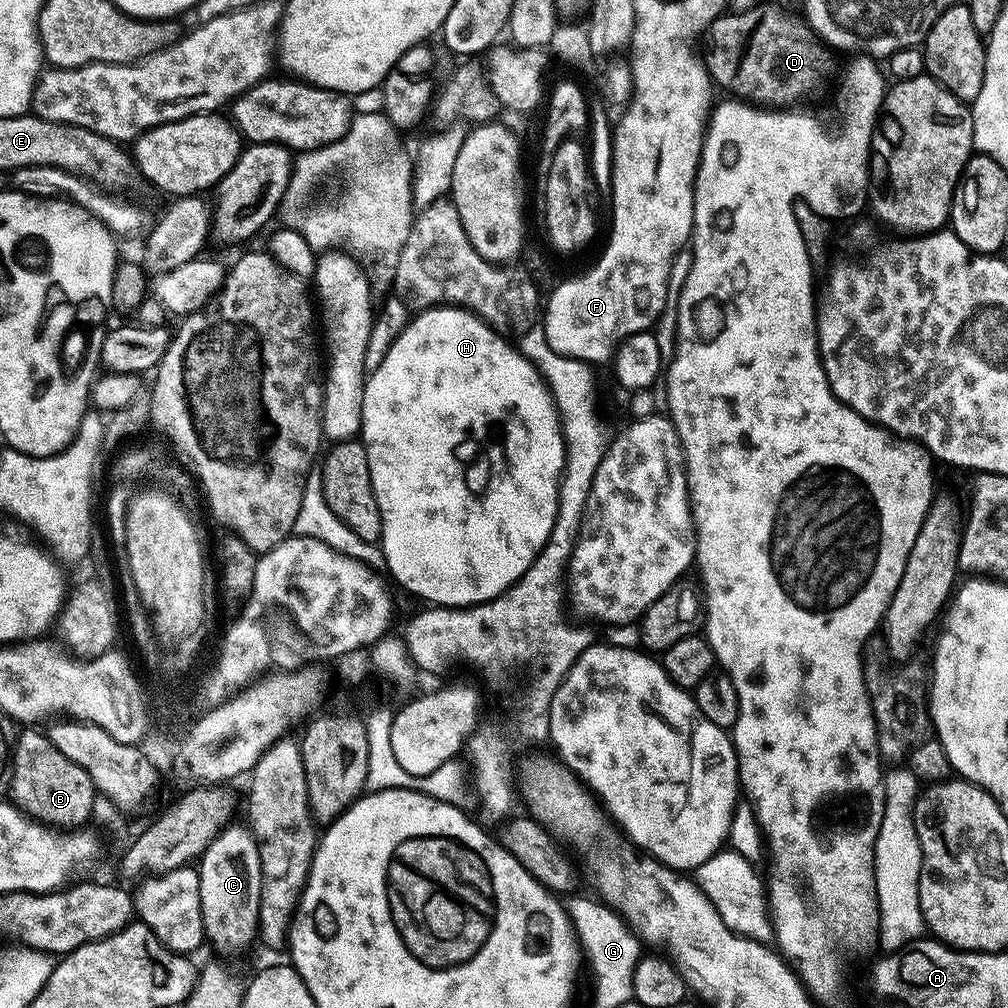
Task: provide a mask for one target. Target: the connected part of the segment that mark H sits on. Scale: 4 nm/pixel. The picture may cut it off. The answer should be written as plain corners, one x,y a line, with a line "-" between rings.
441,306
438,308
426,308
419,314
413,315
408,324
397,336
397,340
388,348
387,354
380,360
380,364
371,369
370,375
364,381
364,397
362,398
361,429
362,440
366,445
368,454
368,465
370,466
370,482
374,490
374,498
378,502
378,510
382,518
382,530
380,531
380,548
384,551
386,572
389,577
393,576
402,587
408,592
413,592
416,596
428,600
429,605
443,606
446,608
470,608
474,604
485,604
488,600
493,600
495,596
501,596
538,558
542,546
546,546
546,538
550,538
550,530
554,530
554,518
558,514
558,490
560,489
560,475
564,472
564,431
560,429
560,416
556,413
556,403
552,401
552,395
548,393
548,388
544,384
544,379
540,377
540,371
528,361
520,352
519,347
512,348
507,339
496,332
490,325
485,324
479,316
468,311
467,308
455,306

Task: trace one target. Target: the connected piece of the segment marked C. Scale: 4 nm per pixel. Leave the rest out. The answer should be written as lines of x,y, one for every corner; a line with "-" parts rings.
247,827
223,828
198,858
202,922
207,943
224,956
236,956
257,939
262,890
262,858
260,846

